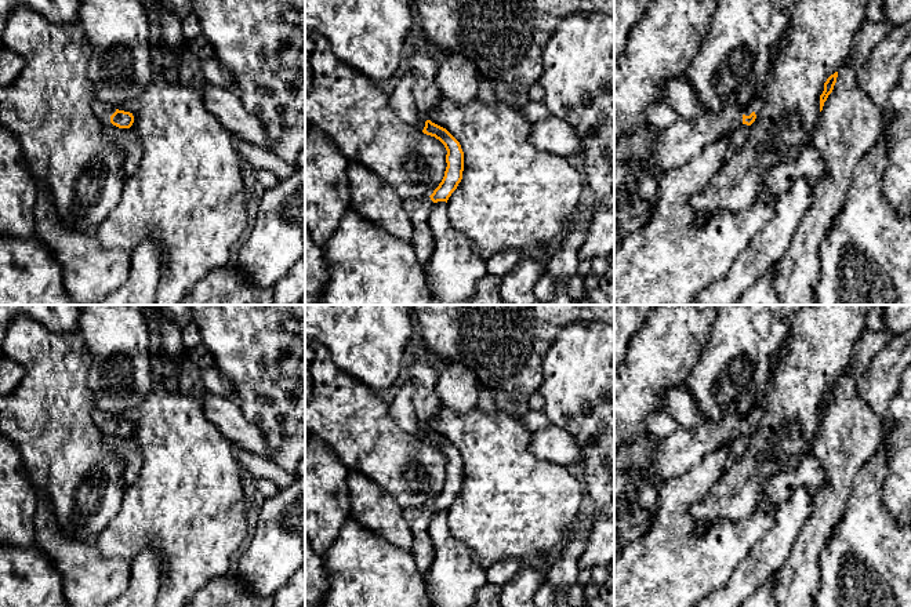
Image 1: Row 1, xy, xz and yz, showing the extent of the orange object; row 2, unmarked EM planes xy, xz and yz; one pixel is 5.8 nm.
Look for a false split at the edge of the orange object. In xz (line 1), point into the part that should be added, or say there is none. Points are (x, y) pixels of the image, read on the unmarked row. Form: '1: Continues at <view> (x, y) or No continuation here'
1: No continuation here

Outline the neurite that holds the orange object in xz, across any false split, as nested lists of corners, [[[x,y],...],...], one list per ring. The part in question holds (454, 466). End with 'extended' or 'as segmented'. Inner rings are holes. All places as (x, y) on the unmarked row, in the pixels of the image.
[[[431,429],[425,430],[425,436],[422,439],[424,443],[435,446],[439,448],[446,459],[446,480],[442,491],[429,505],[433,512],[446,510],[451,505],[451,502],[457,498],[458,492],[462,488],[464,480],[464,461],[461,458],[460,451],[443,436],[432,432]]]; as segmented

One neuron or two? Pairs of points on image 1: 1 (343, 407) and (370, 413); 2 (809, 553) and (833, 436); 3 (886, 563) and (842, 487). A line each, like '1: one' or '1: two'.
1: one
2: one
3: two

